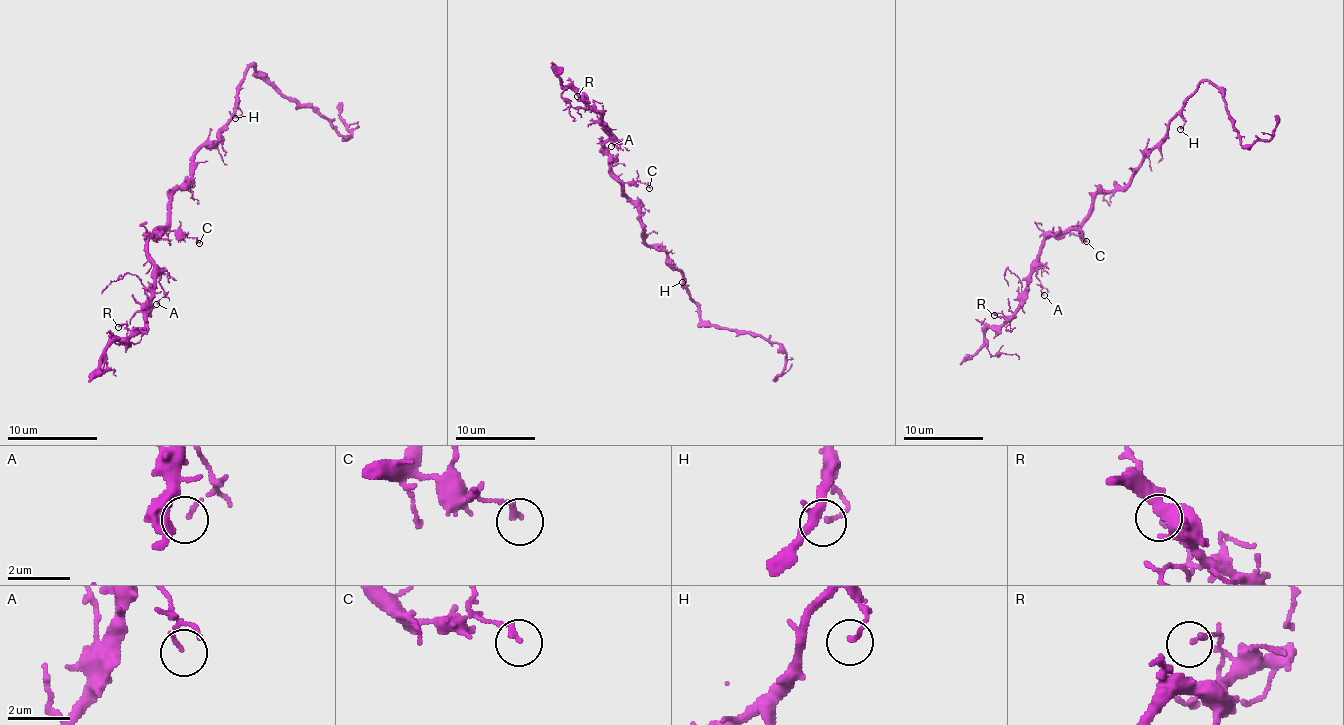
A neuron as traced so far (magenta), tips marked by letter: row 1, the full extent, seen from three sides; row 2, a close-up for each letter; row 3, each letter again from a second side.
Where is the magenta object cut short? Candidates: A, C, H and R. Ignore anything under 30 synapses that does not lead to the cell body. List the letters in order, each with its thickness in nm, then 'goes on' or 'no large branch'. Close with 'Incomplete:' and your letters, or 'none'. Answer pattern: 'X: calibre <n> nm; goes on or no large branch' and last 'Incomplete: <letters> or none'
A: calibre 90 nm; no large branch
C: calibre 160 nm; no large branch
H: calibre 130 nm; no large branch
R: calibre 150 nm; no large branch
Incomplete: none

